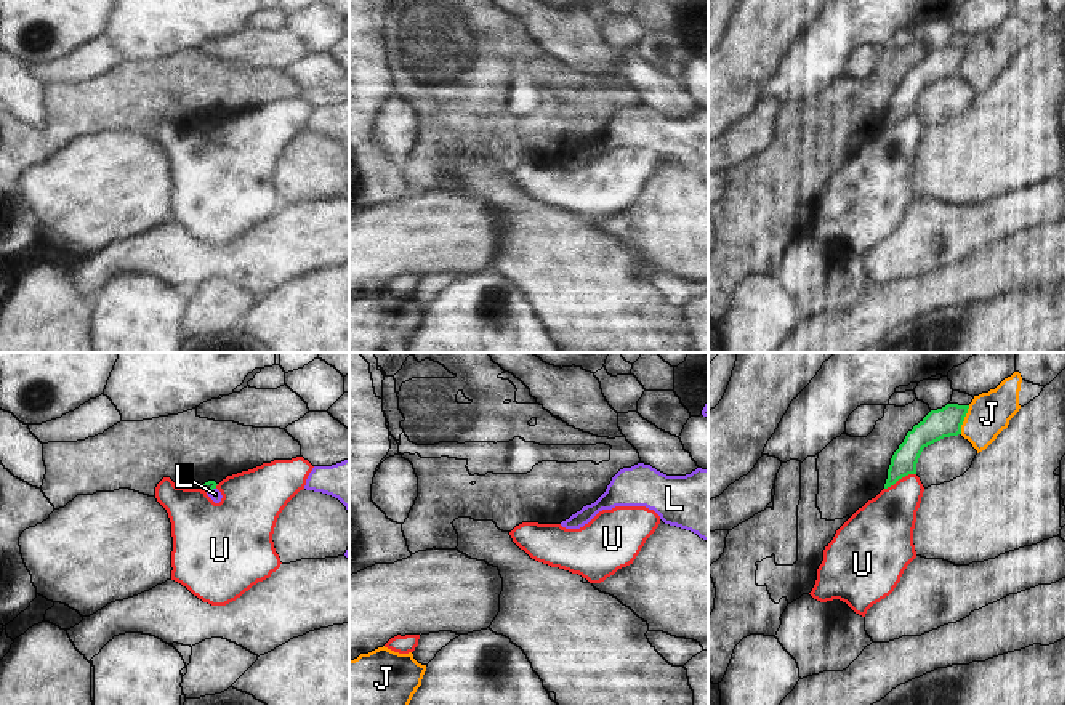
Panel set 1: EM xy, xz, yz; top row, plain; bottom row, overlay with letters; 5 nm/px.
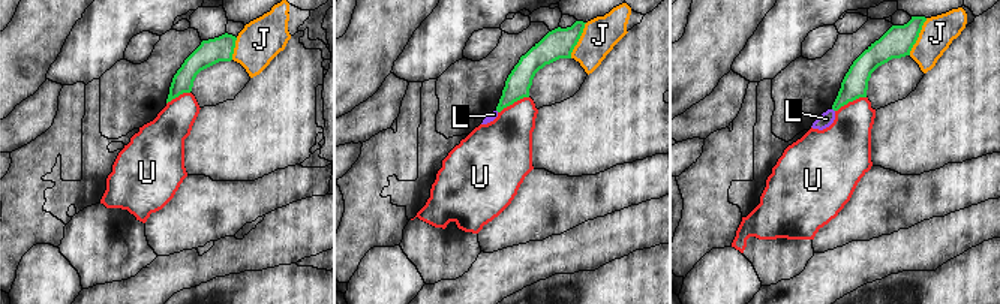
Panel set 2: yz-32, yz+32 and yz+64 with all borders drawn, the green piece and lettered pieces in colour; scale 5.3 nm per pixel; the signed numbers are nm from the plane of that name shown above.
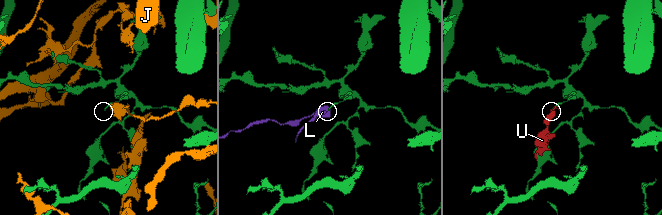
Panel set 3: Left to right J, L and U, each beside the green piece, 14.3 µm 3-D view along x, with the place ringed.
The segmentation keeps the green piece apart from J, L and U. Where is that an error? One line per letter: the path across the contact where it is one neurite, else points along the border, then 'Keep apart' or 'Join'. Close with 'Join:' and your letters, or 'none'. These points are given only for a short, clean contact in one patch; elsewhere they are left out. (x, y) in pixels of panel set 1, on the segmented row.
J: Keep apart
L: Boundary: xy (215, 487), (207, 492). Keep apart
U: Keep apart
Join: none.

